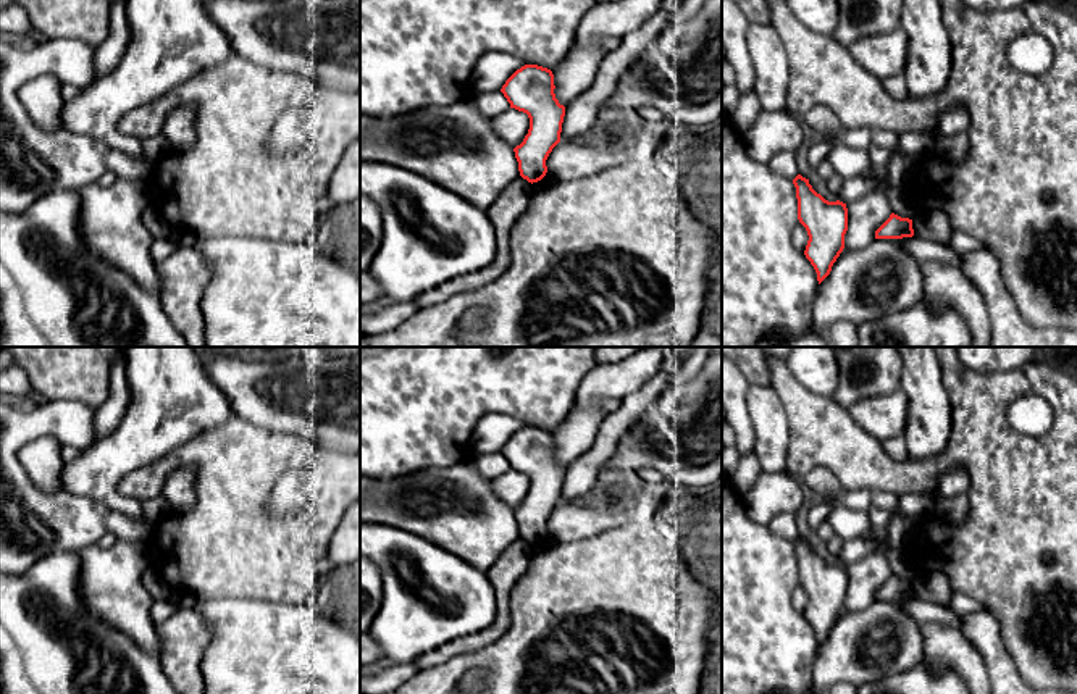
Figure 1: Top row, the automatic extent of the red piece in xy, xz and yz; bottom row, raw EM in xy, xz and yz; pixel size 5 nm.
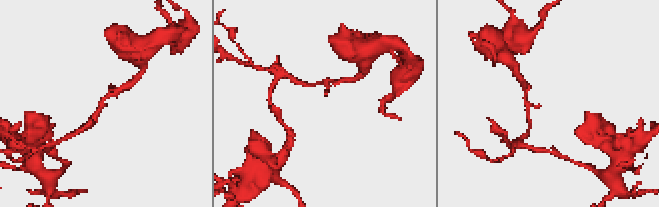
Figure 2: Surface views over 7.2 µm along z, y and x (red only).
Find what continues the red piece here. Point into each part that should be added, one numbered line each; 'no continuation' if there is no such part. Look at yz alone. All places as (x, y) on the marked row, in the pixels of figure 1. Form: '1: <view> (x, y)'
no continuation

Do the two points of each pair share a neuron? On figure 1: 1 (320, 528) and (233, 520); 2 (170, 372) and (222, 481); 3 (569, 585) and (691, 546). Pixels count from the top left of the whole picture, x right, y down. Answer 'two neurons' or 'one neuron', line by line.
1: one neuron
2: two neurons
3: two neurons

